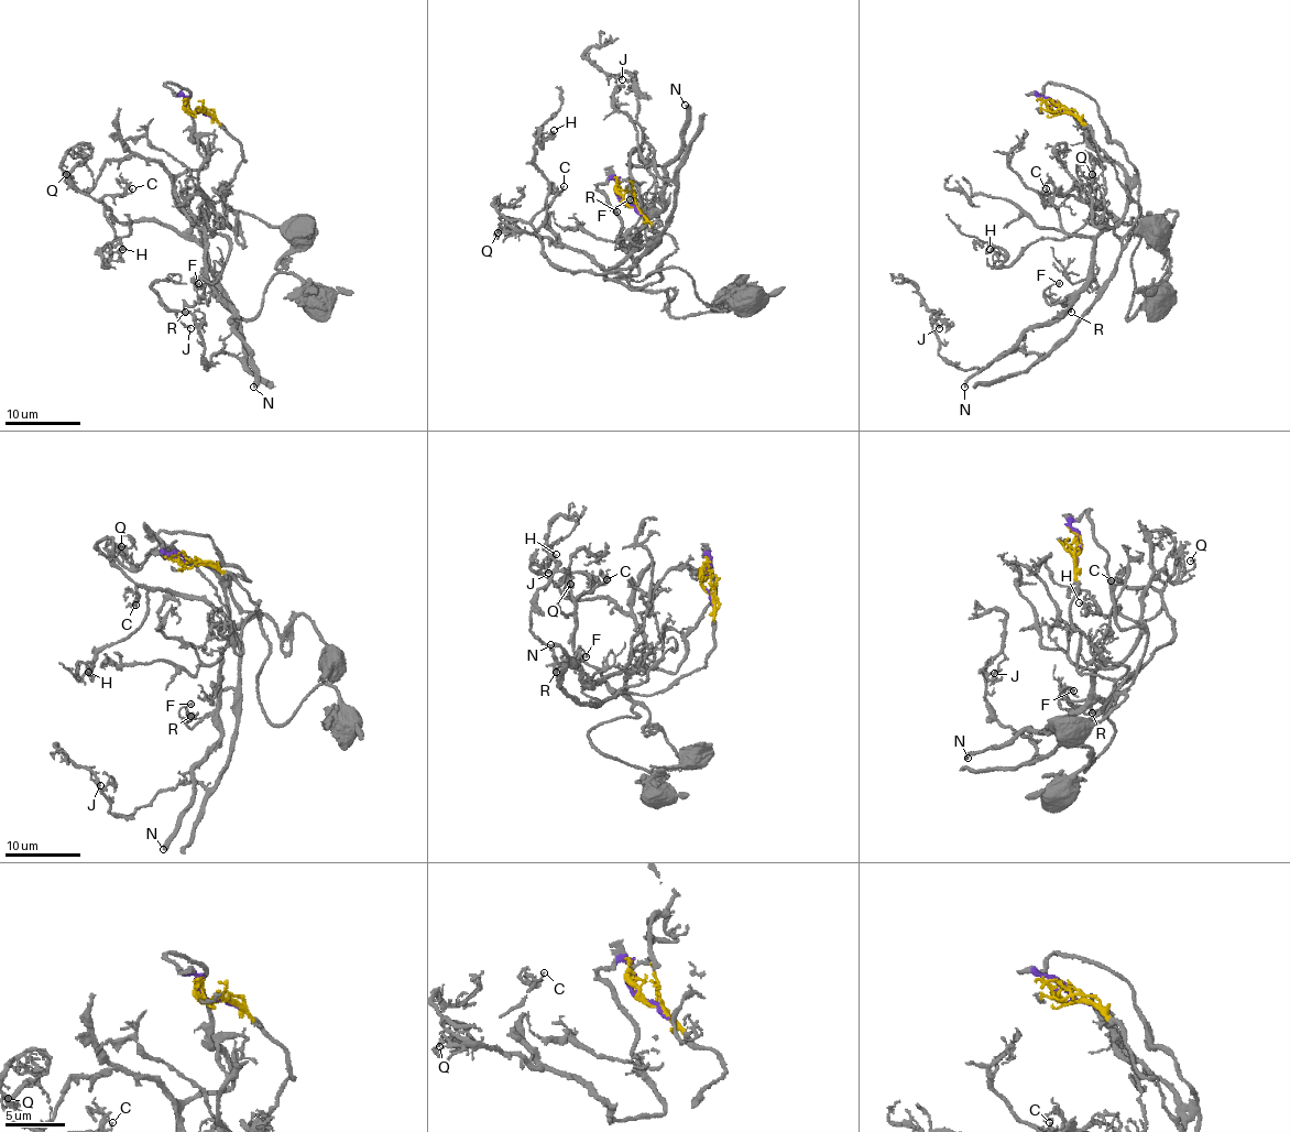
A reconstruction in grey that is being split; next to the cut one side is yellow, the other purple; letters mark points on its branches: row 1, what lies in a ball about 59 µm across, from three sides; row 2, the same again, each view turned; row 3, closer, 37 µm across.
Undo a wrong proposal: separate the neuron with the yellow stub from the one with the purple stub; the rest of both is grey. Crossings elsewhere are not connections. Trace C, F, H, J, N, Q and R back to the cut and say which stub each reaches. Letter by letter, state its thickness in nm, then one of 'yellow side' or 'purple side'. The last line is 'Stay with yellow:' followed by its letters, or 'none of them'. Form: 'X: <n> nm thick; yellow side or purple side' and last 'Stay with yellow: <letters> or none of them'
C: 130 nm thick; yellow side
F: 180 nm thick; purple side
H: 100 nm thick; yellow side
J: 120 nm thick; yellow side
N: 320 nm thick; purple side
Q: 180 nm thick; purple side
R: 200 nm thick; purple side
Stay with yellow: C, H, J

